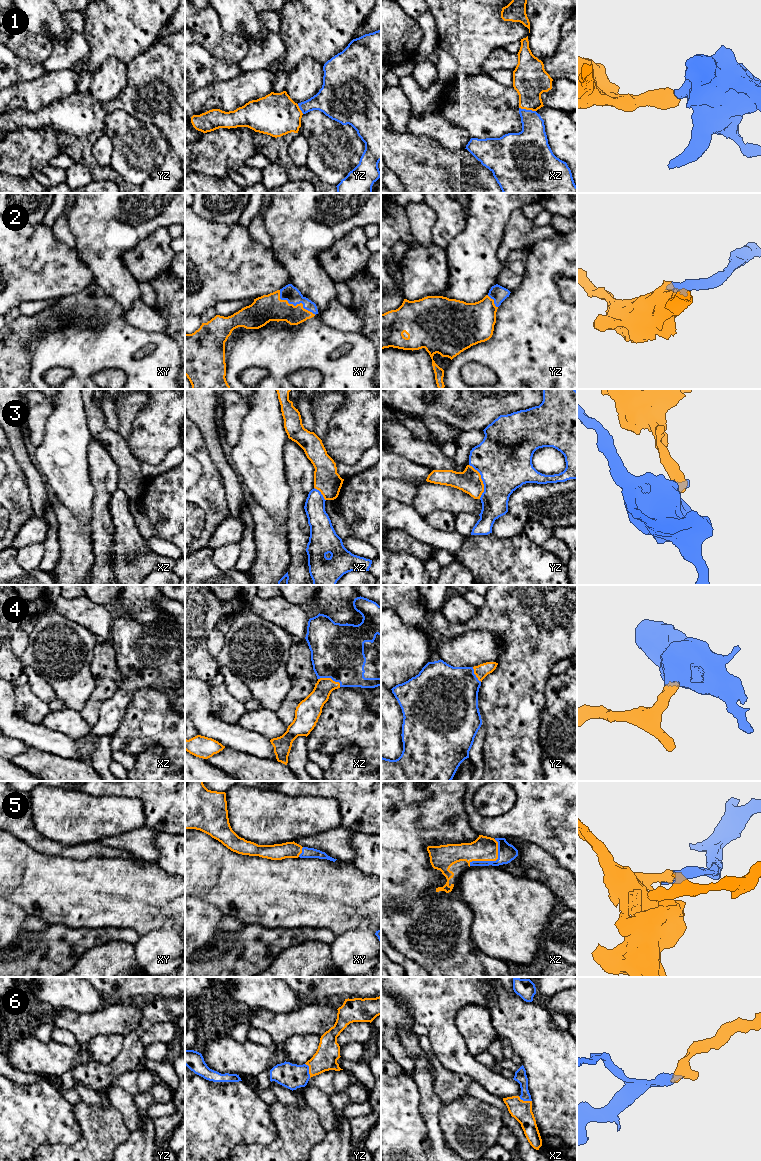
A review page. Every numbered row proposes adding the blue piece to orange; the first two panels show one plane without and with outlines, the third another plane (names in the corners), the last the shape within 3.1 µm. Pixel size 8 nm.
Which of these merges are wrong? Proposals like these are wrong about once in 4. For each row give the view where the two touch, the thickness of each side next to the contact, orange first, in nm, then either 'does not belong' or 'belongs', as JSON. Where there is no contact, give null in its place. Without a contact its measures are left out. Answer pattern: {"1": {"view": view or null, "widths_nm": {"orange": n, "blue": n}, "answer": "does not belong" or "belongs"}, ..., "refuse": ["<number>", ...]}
{"1": {"view": "xz", "widths_nm": {"orange": 280, "blue": 220}, "answer": "belongs"}, "2": {"view": "xy", "widths_nm": {"orange": 220, "blue": 130}, "answer": "belongs"}, "3": {"view": "yz", "widths_nm": {"orange": 190, "blue": 440}, "answer": "does not belong"}, "4": {"view": "xz", "widths_nm": {"orange": 160, "blue": 440}, "answer": "belongs"}, "5": {"view": "xz", "widths_nm": {"orange": 200, "blue": 140}, "answer": "belongs"}, "6": {"view": "yz", "widths_nm": {"orange": 190, "blue": 200}, "answer": "belongs"}, "refuse": ["3"]}

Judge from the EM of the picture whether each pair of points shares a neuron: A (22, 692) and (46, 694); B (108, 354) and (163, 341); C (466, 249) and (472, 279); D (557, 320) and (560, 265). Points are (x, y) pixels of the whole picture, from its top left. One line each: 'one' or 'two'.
A: two
B: one
C: one
D: one

